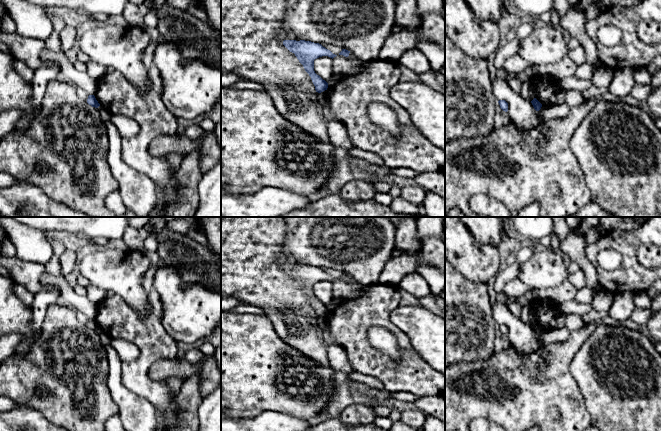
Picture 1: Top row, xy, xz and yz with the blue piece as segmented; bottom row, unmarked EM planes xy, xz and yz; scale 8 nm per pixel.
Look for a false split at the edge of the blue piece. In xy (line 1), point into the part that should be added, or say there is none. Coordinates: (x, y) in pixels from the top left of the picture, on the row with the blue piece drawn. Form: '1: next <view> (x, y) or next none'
1: next none

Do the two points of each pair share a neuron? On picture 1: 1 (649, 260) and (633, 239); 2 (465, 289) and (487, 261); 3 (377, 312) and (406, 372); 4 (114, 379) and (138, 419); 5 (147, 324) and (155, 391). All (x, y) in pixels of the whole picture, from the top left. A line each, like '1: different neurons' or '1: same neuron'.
1: different neurons
2: different neurons
3: same neuron
4: same neuron
5: same neuron

